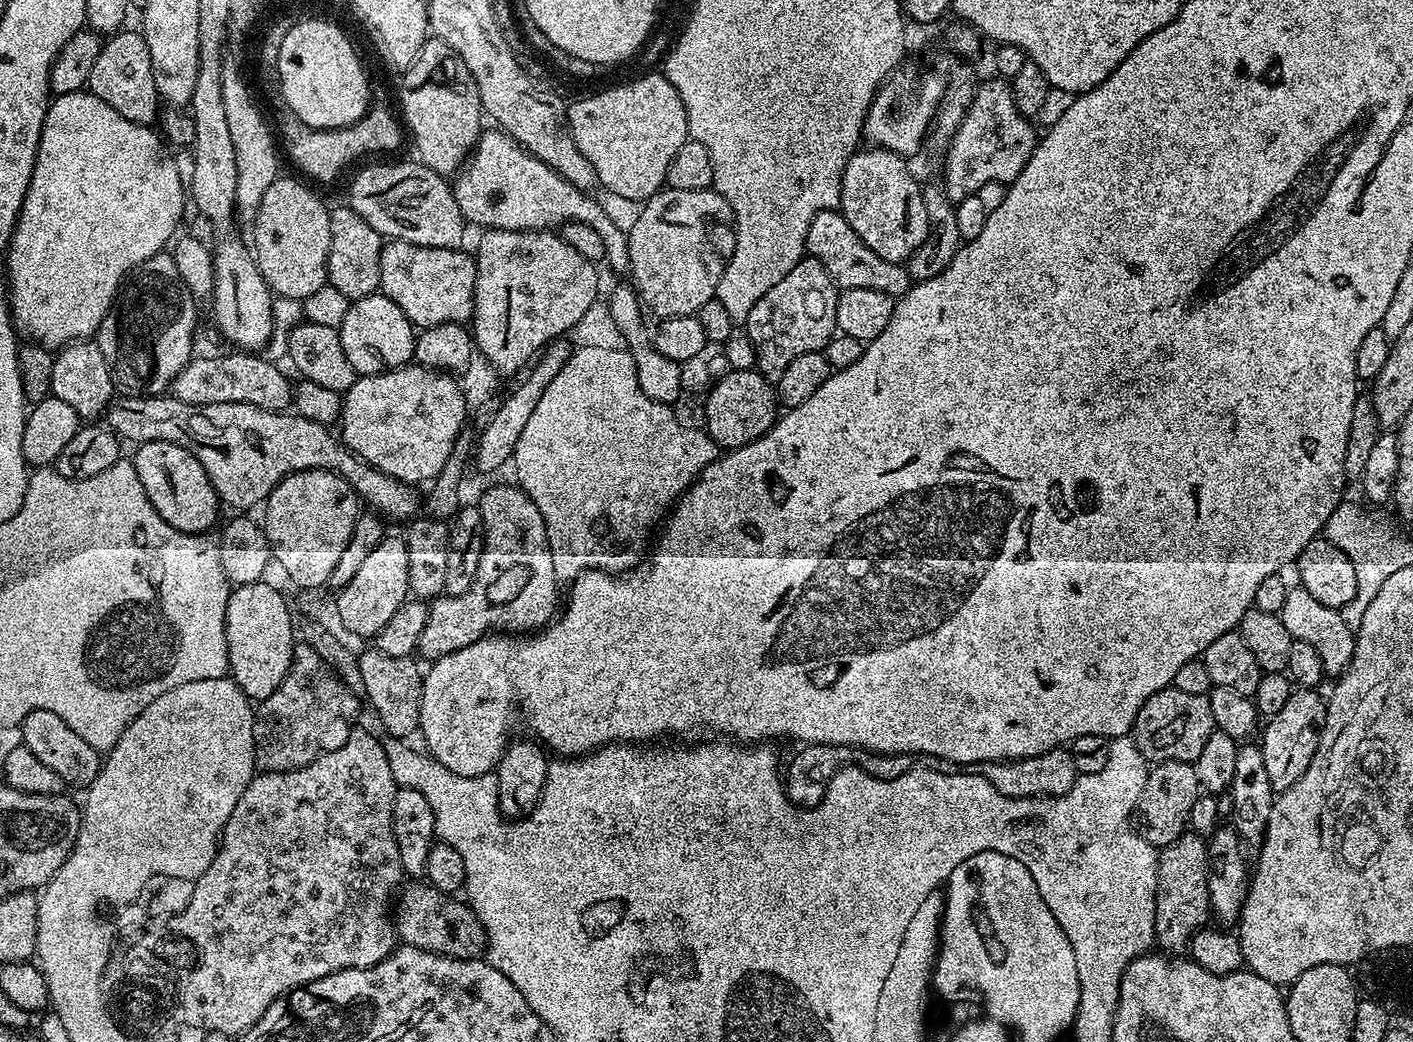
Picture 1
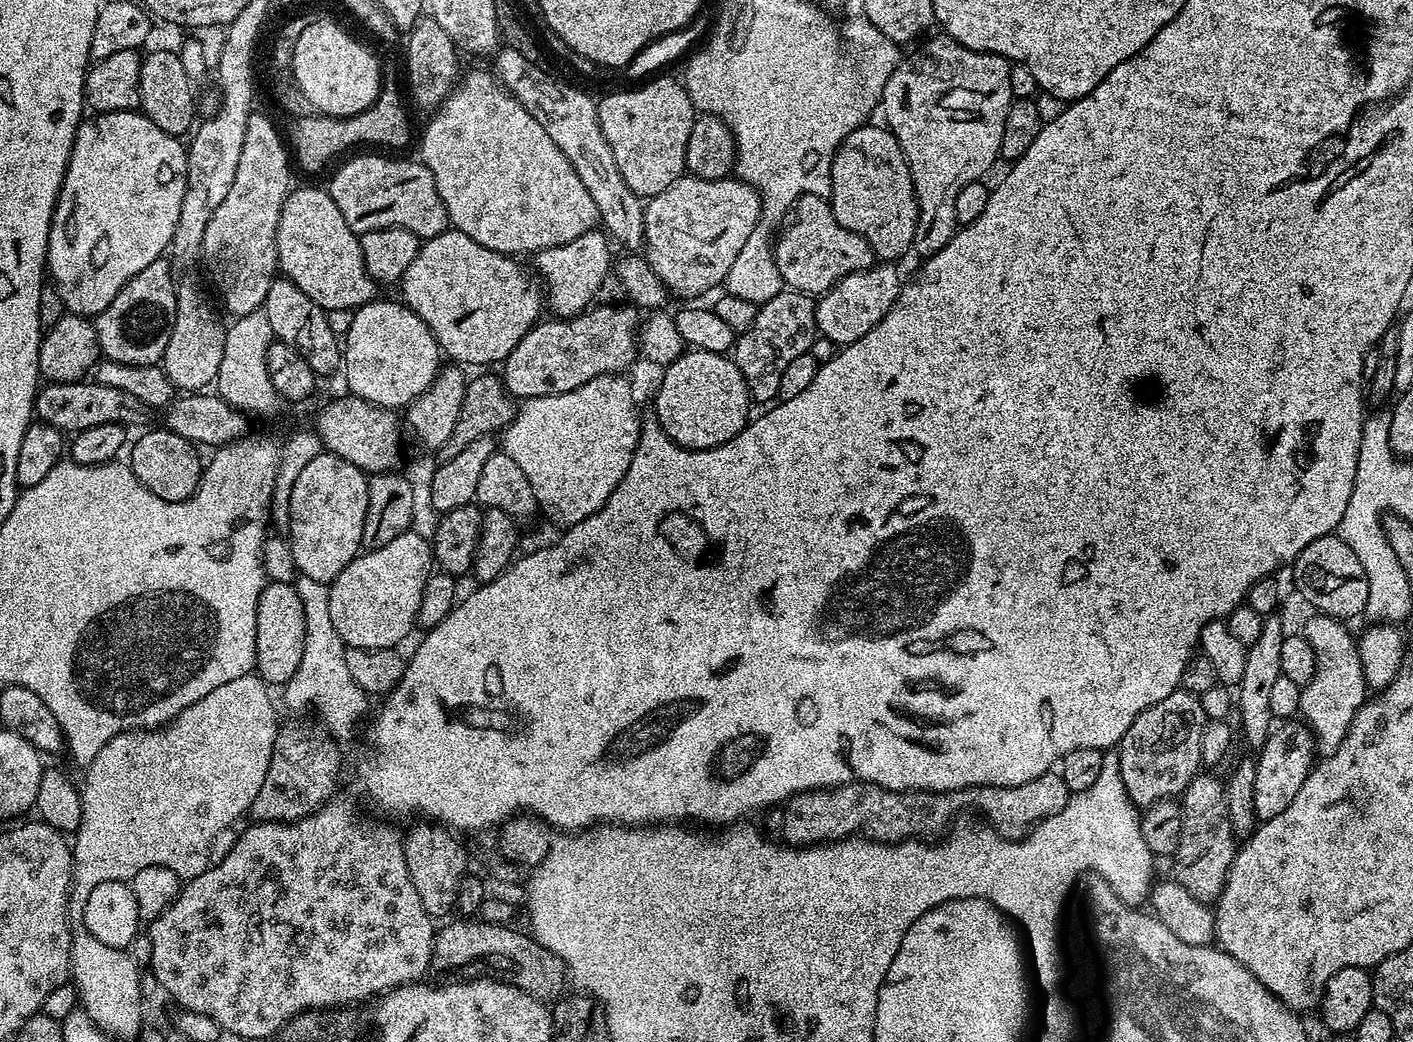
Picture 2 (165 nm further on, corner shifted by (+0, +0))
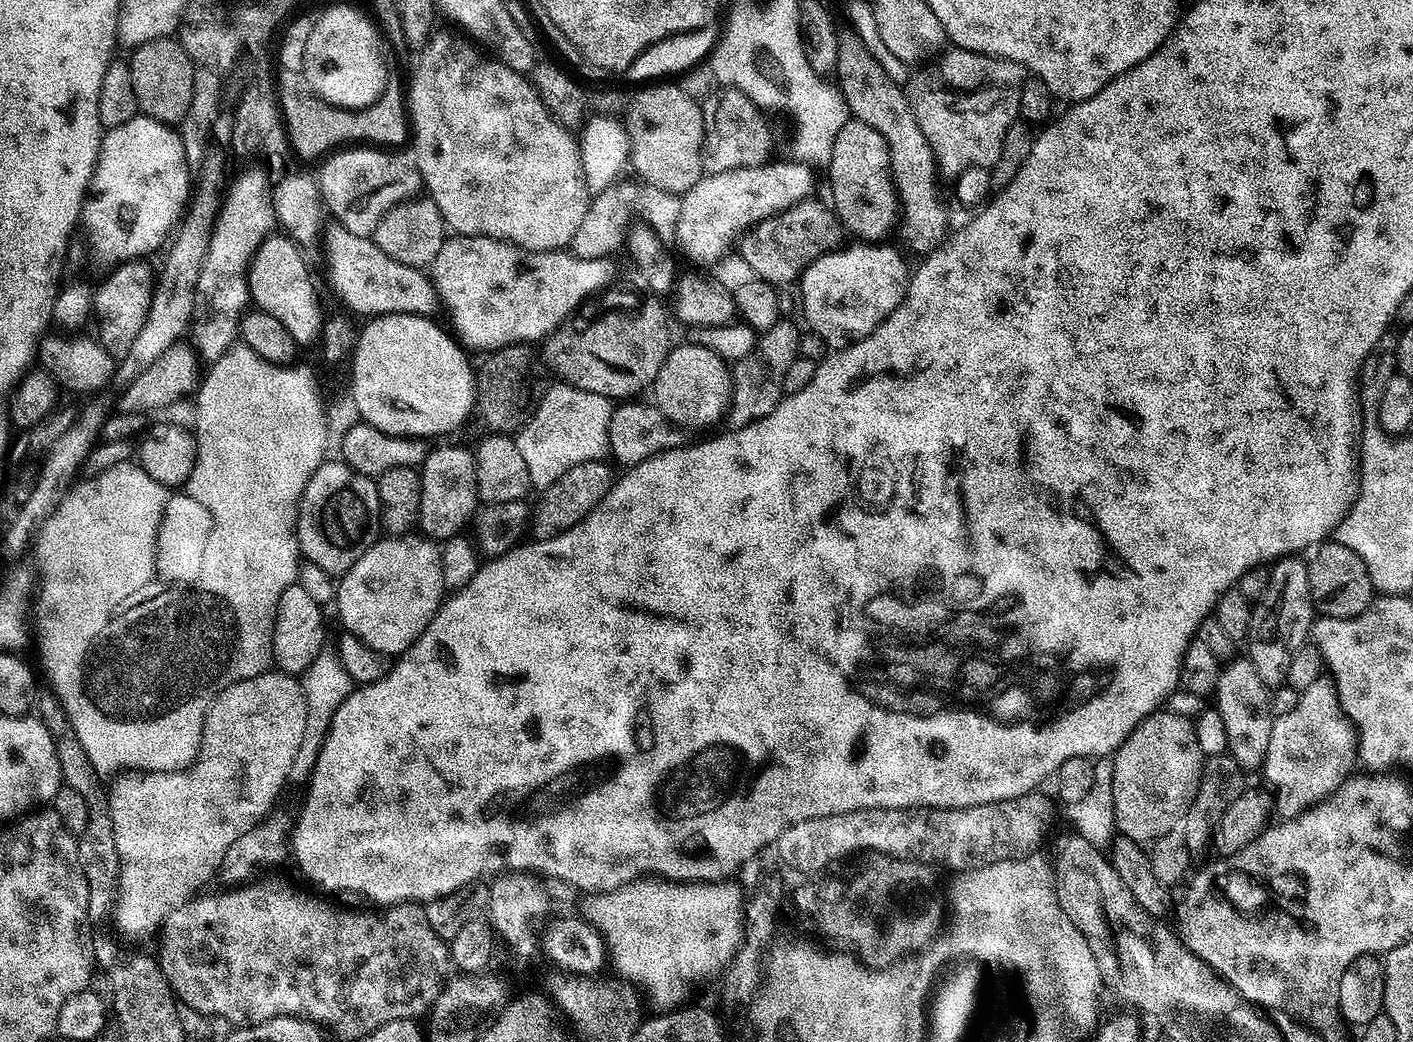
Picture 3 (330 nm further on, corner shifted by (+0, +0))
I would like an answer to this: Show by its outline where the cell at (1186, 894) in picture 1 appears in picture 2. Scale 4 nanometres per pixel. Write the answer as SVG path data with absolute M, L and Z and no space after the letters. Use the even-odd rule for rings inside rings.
M1198 774L1184 787L1180 810L1180 837L1176 852L1170 858L1171 879L1187 890L1198 902L1215 905L1228 880L1228 871L1238 851L1232 824L1228 818L1226 784L1216 776Z

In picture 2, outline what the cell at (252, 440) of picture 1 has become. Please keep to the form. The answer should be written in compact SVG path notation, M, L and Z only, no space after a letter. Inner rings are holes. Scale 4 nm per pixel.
M95 382L45 383L37 391L34 412L39 423L54 426L65 434L90 430L90 426L102 426L102 422L133 426L146 415L144 404L138 402L134 394L126 394L126 390L114 390L114 386L102 386Z

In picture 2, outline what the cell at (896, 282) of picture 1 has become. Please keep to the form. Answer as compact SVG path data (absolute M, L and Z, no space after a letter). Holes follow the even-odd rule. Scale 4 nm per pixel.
M806 194L796 201L796 207L787 217L786 223L779 229L772 245L772 256L778 266L778 274L782 274L785 285L793 292L805 292L813 298L819 298L830 291L839 280L855 272L871 268L877 263L876 253L872 251L866 238L852 230L846 229L832 213L832 205L823 196Z

